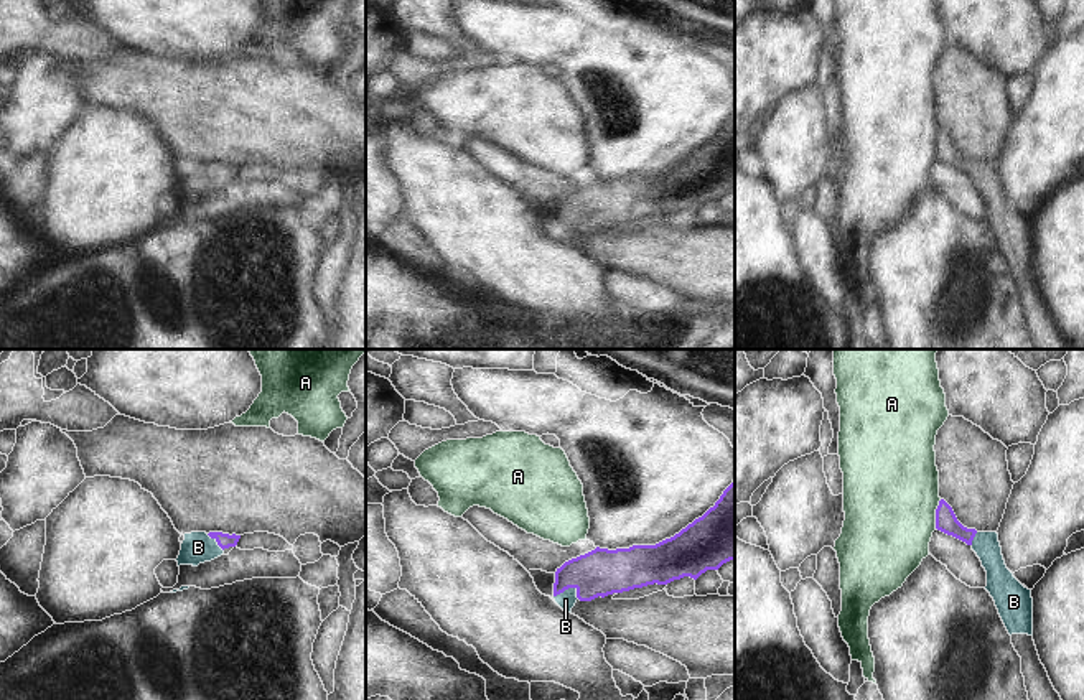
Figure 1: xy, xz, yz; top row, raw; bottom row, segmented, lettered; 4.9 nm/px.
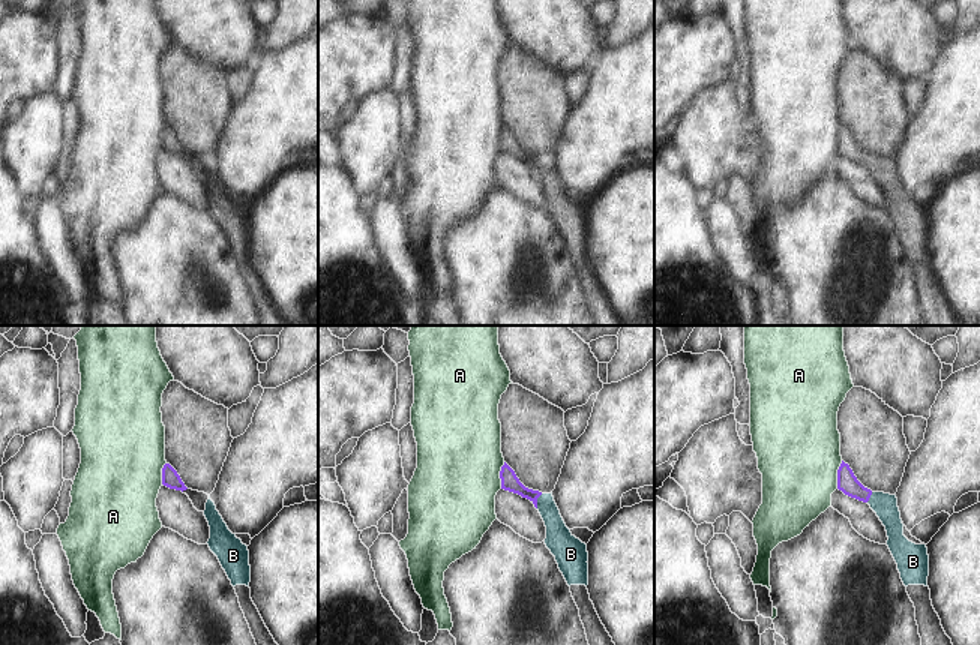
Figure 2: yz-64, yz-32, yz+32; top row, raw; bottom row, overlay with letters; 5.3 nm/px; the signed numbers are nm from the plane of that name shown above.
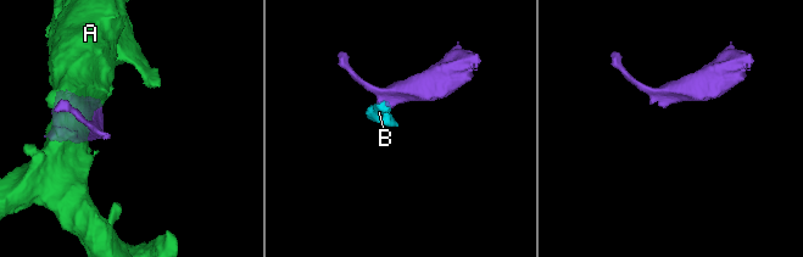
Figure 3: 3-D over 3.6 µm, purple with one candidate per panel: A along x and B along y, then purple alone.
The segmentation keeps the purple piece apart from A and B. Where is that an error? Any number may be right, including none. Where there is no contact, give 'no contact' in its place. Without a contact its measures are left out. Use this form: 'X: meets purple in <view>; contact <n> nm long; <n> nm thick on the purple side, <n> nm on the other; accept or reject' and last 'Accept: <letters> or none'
A: meets purple in yz; contact 150 nm long; 110 nm thick on the purple side, 460 nm on the other; reject
B: meets purple in xz; contact 130 nm long; 240 nm thick on the purple side, 90 nm on the other; accept
Accept: B

